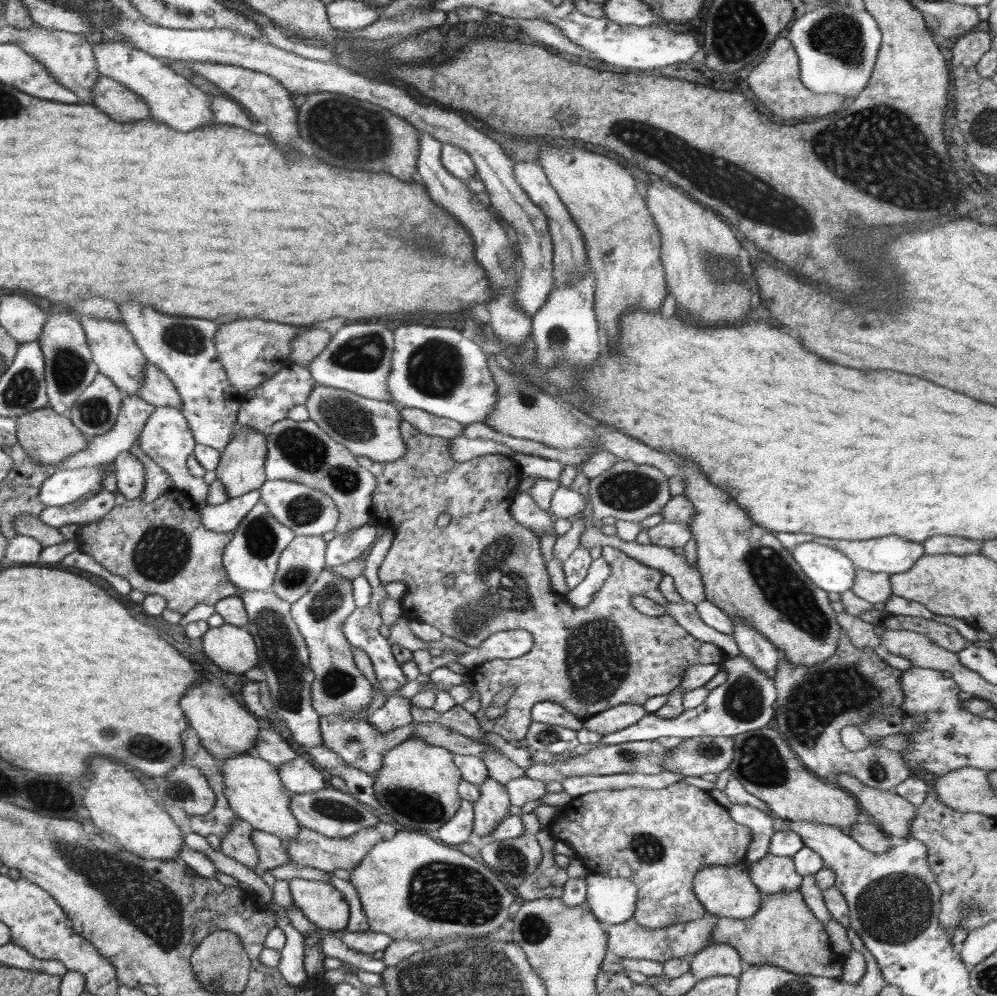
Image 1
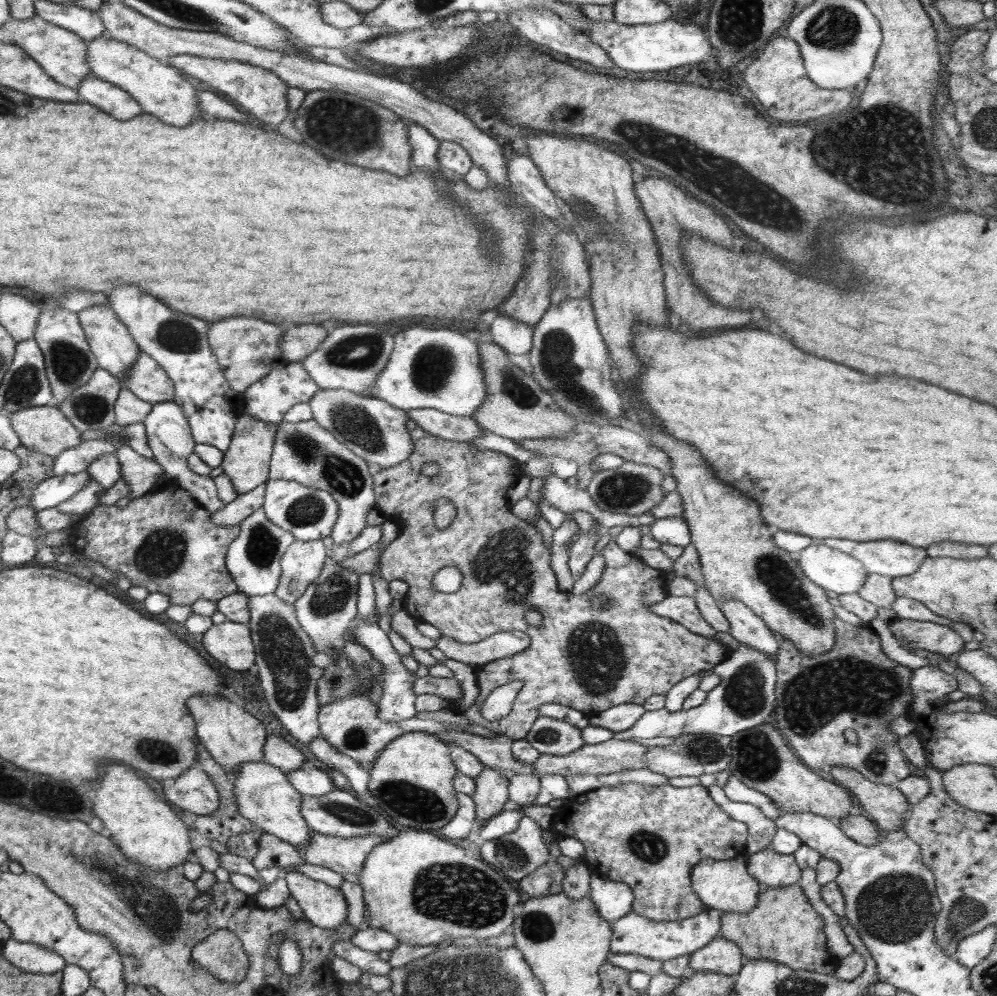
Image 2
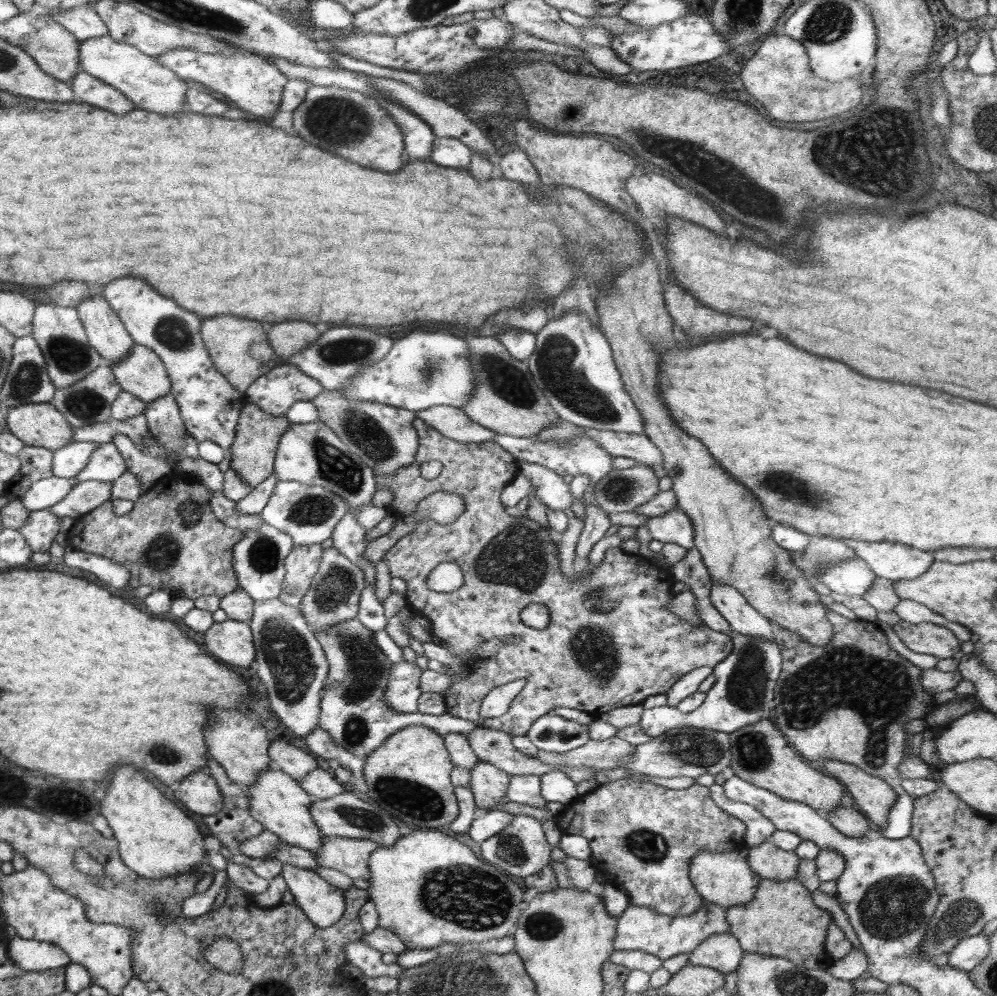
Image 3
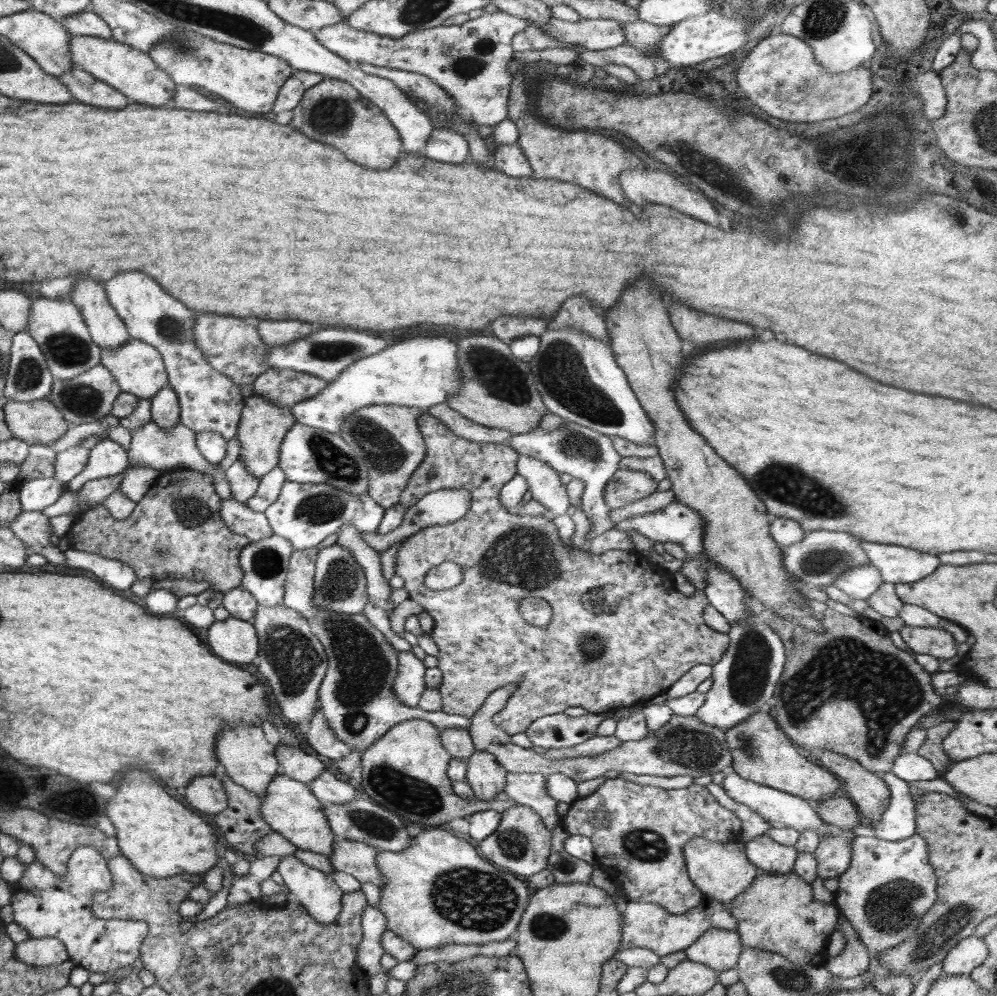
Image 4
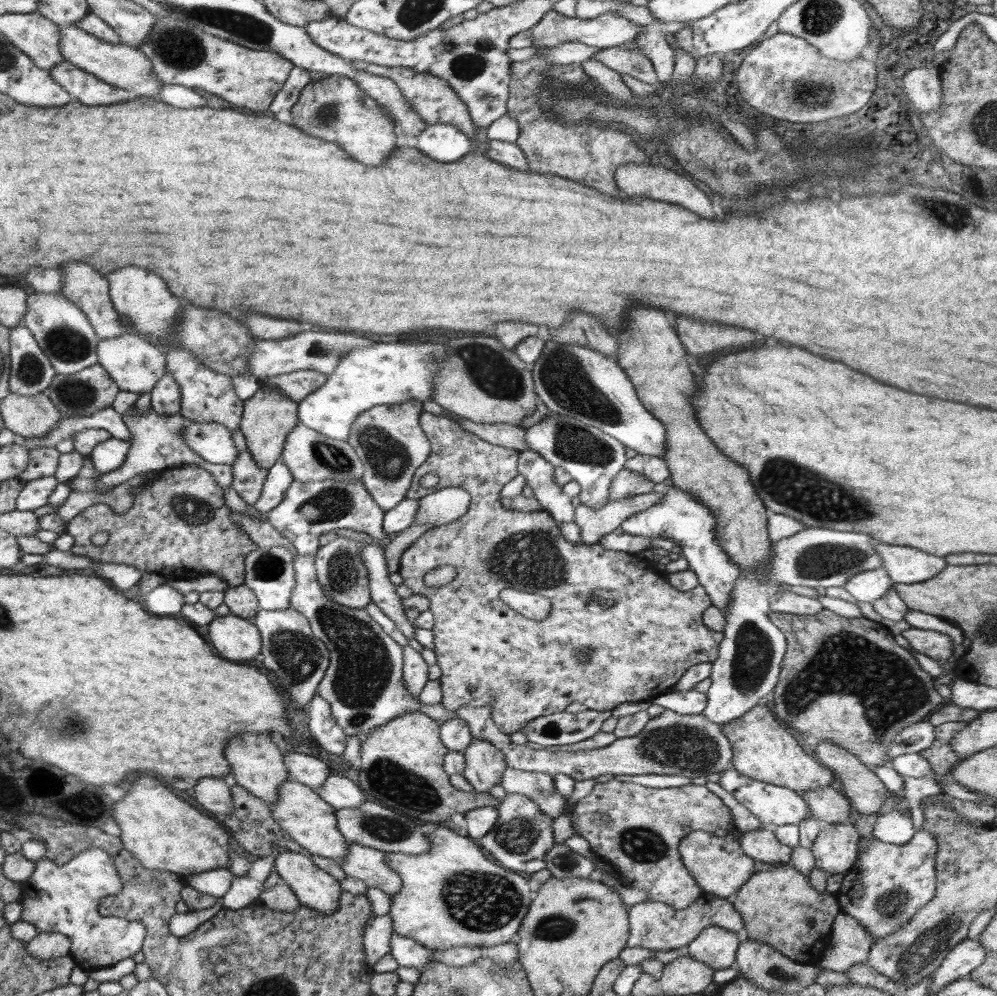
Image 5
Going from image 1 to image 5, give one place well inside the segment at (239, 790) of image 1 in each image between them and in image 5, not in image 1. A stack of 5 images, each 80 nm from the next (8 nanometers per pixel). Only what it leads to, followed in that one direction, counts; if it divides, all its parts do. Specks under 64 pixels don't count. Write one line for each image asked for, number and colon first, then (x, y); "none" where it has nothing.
2: (264, 795)
3: (276, 801)
4: (290, 808)
5: (310, 821)

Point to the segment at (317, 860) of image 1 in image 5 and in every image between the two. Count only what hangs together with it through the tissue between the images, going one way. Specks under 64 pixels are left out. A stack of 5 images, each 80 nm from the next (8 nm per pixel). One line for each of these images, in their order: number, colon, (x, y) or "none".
2: (341, 855)
3: (351, 856)
4: (355, 858)
5: (367, 864)

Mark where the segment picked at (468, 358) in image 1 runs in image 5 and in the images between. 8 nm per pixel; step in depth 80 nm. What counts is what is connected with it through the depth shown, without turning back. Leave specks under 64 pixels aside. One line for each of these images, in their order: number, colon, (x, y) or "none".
2: (428, 369)
3: (422, 370)
4: (423, 372)
5: (379, 374)

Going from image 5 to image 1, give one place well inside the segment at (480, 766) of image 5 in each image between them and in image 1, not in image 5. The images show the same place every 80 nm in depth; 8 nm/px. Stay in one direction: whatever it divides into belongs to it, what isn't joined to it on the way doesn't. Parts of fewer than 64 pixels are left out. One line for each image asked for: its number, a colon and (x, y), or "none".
1: (492, 807)
2: (491, 788)
3: (489, 784)
4: (487, 778)

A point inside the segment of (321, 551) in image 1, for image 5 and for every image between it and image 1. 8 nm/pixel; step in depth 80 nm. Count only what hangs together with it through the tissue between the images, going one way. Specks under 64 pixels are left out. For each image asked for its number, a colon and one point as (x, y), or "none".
2: (301, 564)
3: (302, 563)
4: (356, 696)
5: (363, 684)

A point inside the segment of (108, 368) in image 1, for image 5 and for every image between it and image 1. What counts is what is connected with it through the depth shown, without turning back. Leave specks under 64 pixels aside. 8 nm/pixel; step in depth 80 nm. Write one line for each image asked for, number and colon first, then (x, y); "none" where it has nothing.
2: (115, 350)
3: (107, 335)
4: (106, 328)
5: (85, 288)

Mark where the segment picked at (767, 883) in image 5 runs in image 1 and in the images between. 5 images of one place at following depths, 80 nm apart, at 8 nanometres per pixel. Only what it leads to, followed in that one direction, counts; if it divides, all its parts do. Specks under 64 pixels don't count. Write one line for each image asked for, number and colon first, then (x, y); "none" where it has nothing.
1: (784, 932)
2: (784, 927)
3: (782, 919)
4: (778, 912)

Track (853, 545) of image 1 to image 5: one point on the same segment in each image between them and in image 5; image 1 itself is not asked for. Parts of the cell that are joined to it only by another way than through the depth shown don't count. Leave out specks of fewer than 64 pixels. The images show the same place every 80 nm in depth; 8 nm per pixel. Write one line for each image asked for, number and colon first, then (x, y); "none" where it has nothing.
2: (893, 558)
3: (893, 561)
4: (897, 564)
5: (905, 565)

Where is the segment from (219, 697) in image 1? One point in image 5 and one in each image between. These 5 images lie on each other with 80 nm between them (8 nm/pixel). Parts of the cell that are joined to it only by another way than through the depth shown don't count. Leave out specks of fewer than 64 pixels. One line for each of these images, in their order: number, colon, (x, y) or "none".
2: (232, 736)
3: (240, 745)
4: (250, 760)
5: (257, 764)

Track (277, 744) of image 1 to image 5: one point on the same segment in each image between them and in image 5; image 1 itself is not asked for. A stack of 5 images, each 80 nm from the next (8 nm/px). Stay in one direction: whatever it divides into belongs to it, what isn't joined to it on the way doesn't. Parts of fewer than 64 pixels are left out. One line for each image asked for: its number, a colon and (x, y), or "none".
2: (278, 752)
3: (294, 762)
4: (293, 762)
5: (312, 772)

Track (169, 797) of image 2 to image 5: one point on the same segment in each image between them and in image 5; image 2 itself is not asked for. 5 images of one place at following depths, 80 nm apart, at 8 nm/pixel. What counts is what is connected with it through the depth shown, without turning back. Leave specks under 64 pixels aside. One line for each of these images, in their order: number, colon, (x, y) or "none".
3: (198, 791)
4: (206, 793)
5: (213, 794)

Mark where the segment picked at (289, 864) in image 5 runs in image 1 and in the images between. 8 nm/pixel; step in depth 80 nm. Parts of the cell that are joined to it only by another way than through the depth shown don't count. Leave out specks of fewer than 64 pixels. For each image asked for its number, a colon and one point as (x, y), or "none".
1: (322, 904)
2: (323, 905)
3: (323, 903)
4: (316, 891)

